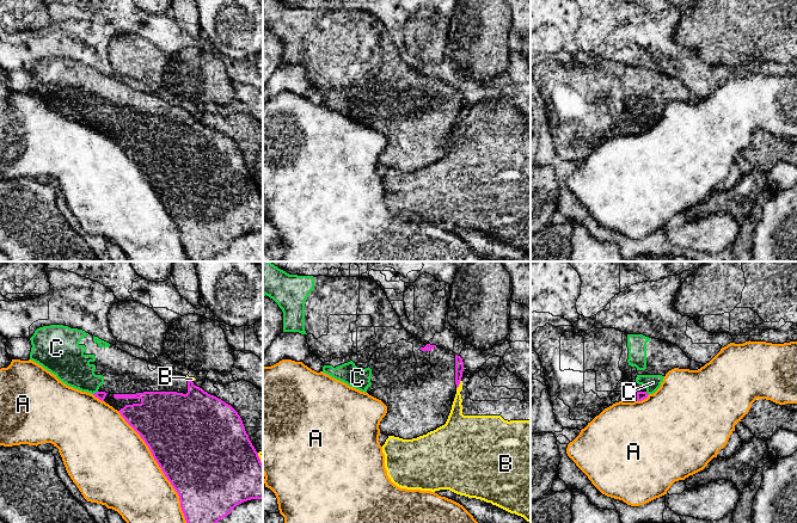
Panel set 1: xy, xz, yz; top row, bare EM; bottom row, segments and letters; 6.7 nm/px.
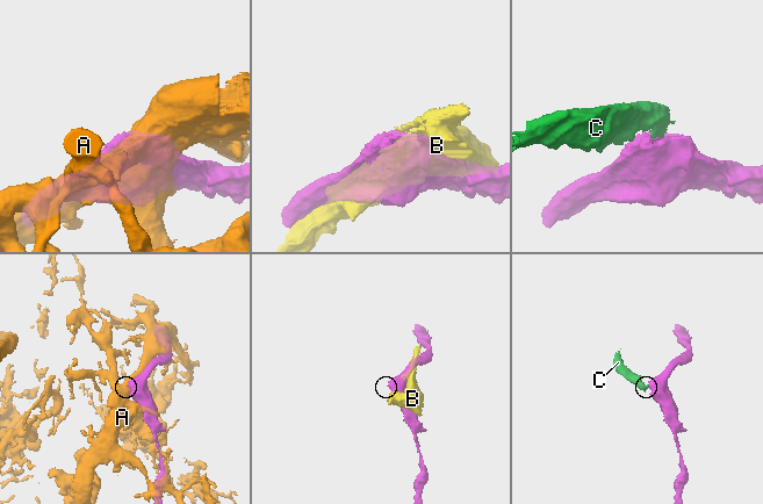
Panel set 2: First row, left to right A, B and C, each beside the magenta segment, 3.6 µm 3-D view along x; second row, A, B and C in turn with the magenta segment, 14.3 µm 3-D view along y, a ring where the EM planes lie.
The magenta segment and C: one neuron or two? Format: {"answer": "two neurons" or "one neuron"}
{"answer": "one neuron"}

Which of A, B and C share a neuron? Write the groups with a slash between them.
A / B / C

